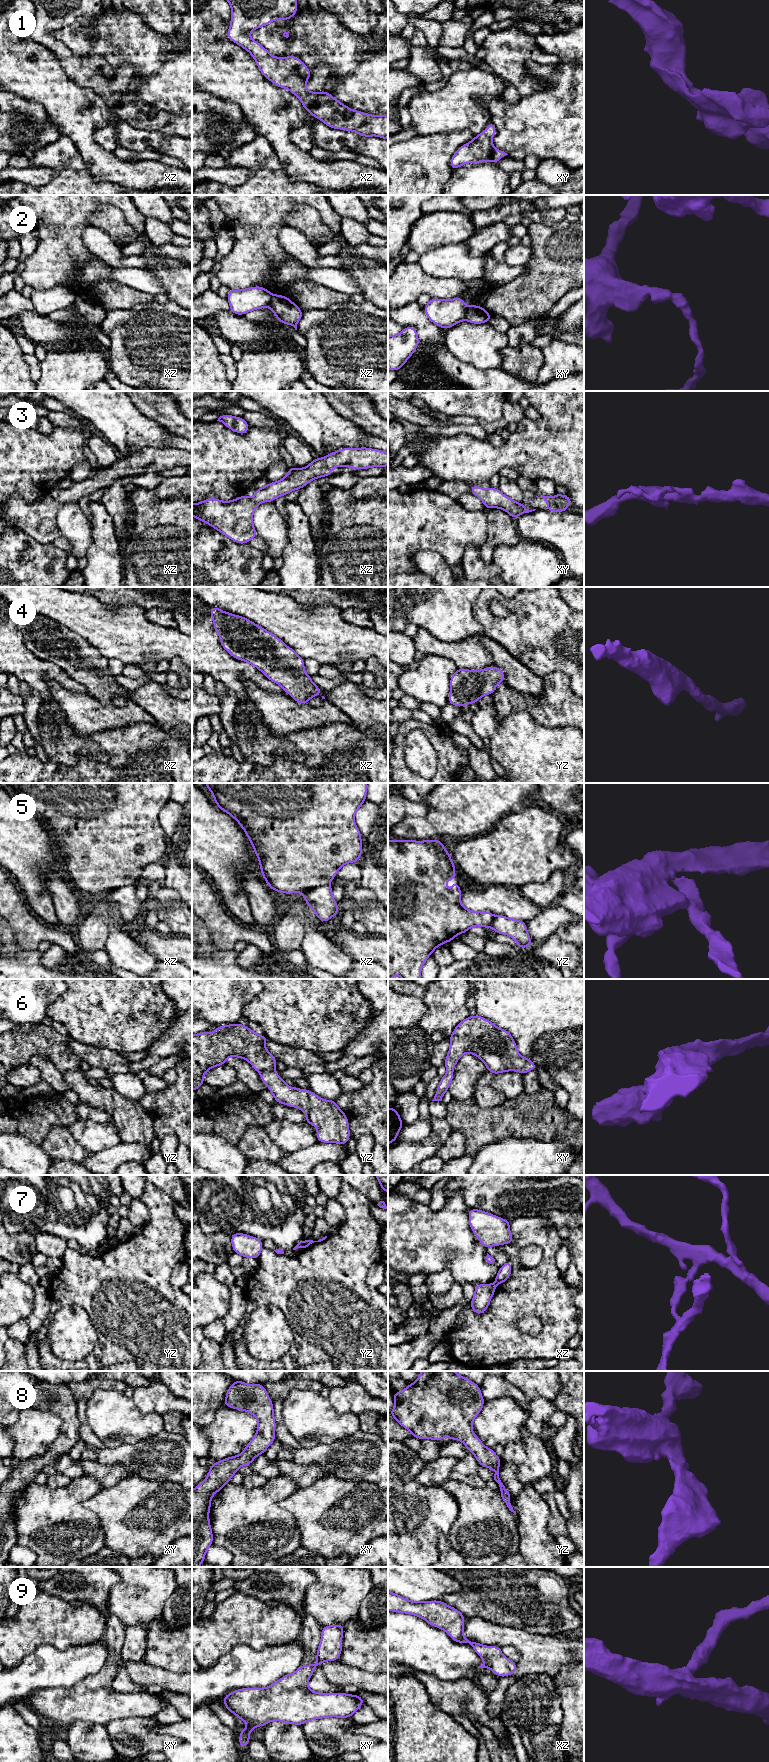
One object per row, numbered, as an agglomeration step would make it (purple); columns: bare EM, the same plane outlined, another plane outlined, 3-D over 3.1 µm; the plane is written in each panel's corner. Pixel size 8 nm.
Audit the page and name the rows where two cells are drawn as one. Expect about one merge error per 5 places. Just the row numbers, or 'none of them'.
2, 7

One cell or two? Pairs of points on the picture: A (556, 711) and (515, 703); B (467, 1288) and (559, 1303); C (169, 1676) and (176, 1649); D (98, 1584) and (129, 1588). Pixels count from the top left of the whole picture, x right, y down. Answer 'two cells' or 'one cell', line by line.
A: one cell
B: two cells
C: two cells
D: two cells

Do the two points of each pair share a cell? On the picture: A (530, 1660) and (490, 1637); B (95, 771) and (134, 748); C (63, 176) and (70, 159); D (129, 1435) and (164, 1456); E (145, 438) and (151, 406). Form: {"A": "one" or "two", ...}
{"A": "one", "B": "one", "C": "two", "D": "two", "E": "two"}

